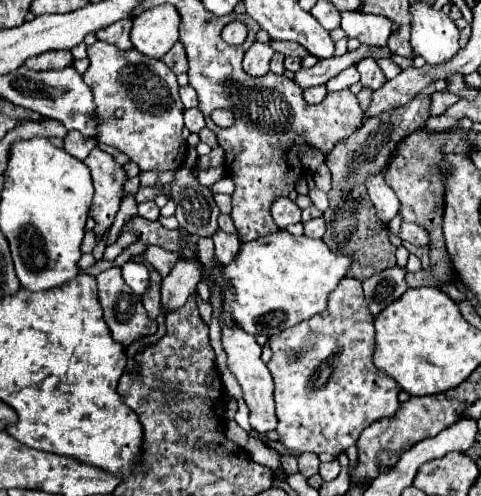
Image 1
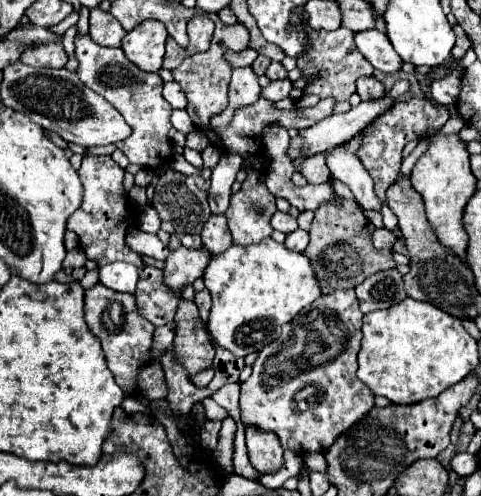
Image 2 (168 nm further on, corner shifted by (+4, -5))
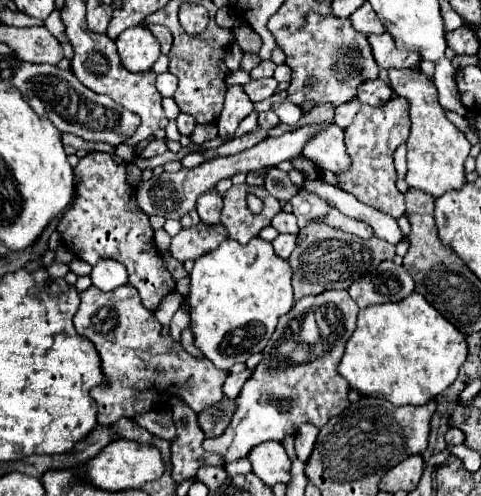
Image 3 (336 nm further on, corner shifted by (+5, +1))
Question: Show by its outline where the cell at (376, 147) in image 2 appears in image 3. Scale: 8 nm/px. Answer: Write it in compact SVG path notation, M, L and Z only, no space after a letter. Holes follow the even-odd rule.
M391 97L383 107L369 107L361 103L353 123L345 129L345 147L347 155L351 157L351 167L343 173L335 173L339 189L395 219L405 215L403 193L395 187L397 171L393 167L393 153L401 143L407 141L409 127L411 123L407 119L407 103L403 97Z

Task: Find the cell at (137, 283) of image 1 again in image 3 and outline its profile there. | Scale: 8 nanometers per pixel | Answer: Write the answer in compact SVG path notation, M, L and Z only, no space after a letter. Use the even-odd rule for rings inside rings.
M109 259L99 261L93 267L89 277L91 277L93 287L97 287L97 289L101 289L105 293L127 283L127 271L123 269L123 265L119 265L117 261L109 261Z

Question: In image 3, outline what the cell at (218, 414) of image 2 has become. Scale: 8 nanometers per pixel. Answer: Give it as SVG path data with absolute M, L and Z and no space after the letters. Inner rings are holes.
M327 291L299 299L293 309L279 319L273 337L263 349L261 363L235 399L235 419L231 419L223 435L205 439L203 449L221 455L227 465L245 459L253 447L265 441L281 441L285 435L297 433L303 423L323 427L335 413L347 409L349 385L339 377L337 365L347 339L355 331L357 313L359 307L347 291Z

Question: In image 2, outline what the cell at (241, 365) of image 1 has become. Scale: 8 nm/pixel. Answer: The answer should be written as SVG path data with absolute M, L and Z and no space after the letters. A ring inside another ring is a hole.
M246 427L246 445L250 463L260 473L276 473L284 465L282 445L272 431L260 431L258 427Z

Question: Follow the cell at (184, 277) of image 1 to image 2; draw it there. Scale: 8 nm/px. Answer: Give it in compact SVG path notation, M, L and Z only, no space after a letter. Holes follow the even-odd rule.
M180 247L178 251L170 251L166 265L164 265L164 285L176 295L182 297L182 289L202 277L210 255L206 249L186 249Z

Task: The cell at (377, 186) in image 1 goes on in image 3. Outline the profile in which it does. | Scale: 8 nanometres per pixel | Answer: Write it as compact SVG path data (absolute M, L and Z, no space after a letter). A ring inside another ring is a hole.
M331 125L323 131L317 131L301 151L303 157L311 159L321 171L339 173L347 169L351 159L347 159L345 143L343 143L343 129Z

